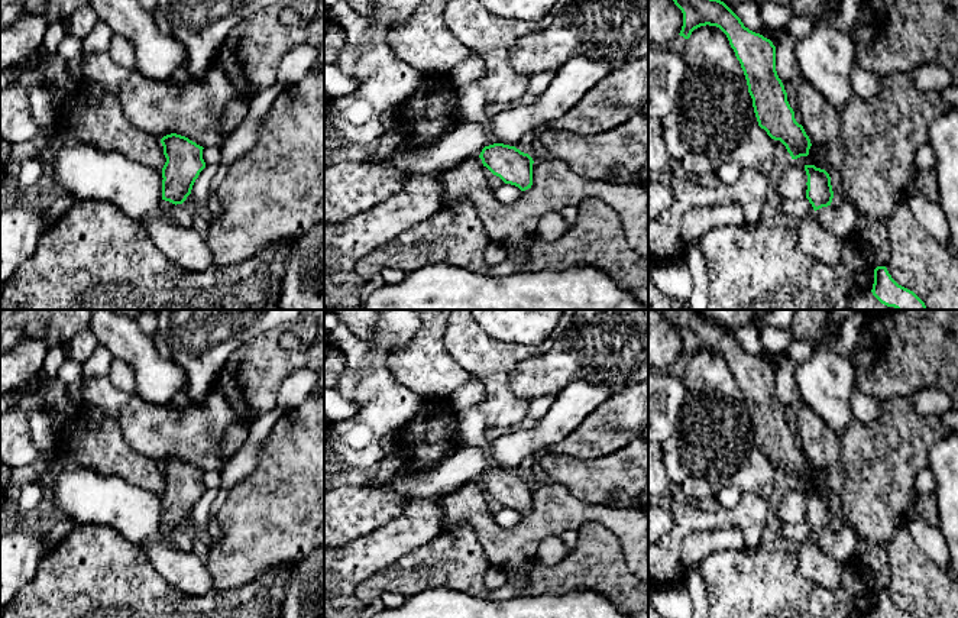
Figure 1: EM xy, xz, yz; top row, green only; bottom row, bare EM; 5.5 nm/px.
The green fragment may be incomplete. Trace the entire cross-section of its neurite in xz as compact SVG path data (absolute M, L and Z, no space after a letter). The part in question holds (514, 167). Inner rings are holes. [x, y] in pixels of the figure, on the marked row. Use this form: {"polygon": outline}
{"polygon": "M493 143L485 146L479 155L483 166L505 184L518 187L521 191L533 185L533 158L515 146Z"}

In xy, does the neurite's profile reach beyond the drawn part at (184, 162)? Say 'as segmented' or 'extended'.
as segmented

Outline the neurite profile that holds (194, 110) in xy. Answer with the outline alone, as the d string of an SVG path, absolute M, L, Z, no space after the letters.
M100 52L84 58L82 78L114 94L127 120L159 140L177 133L203 148L224 142L221 117L236 90L217 64L210 65L201 84L177 85L149 80Z

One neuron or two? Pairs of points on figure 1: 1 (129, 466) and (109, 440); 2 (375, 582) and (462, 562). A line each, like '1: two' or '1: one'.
1: one
2: one

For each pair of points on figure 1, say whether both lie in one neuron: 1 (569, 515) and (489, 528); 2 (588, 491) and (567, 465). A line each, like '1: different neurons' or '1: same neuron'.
1: same neuron
2: same neuron

